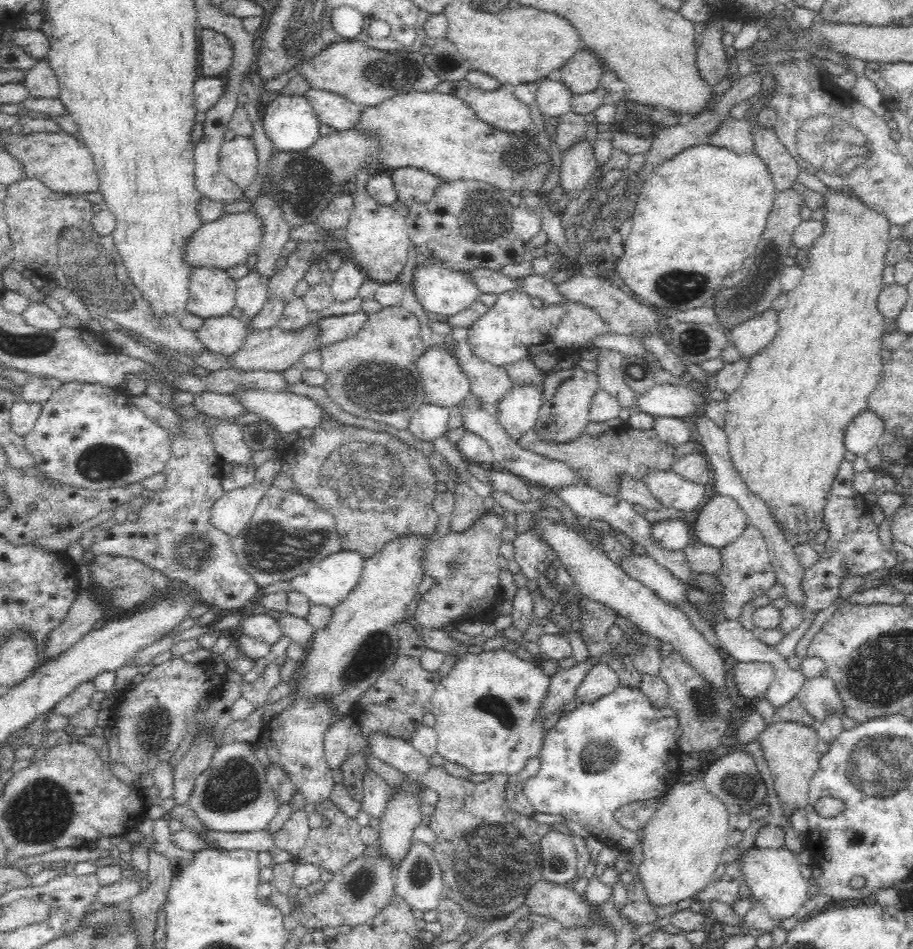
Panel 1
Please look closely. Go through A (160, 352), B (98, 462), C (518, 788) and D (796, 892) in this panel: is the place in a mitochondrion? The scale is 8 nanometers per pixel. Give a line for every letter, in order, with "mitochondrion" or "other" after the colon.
A: other
B: mitochondrion
C: other
D: other

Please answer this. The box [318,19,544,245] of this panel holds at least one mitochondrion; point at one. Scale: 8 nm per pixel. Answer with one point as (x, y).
(517, 159)

